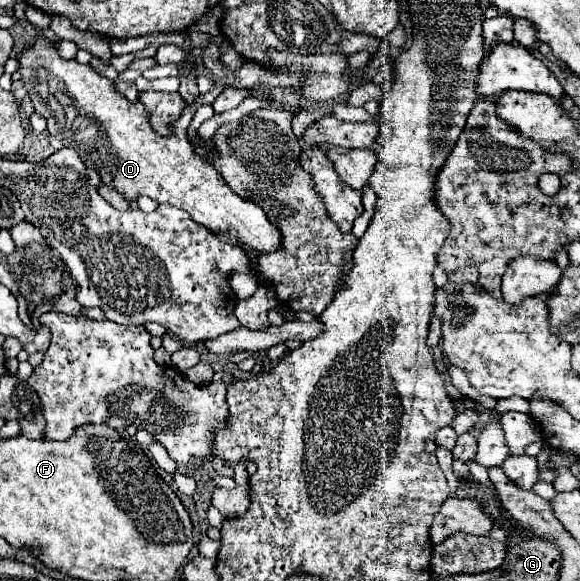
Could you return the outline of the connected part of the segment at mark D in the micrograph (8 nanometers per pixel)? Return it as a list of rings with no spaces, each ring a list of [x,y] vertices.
[[[42,34],[32,38],[30,46],[22,50],[18,72],[22,74],[24,88],[28,90],[28,98],[32,100],[36,112],[46,118],[48,132],[56,138],[60,132],[64,146],[74,148],[86,166],[96,168],[104,184],[114,186],[130,200],[136,200],[138,196],[150,196],[158,204],[182,208],[198,224],[206,226],[212,232],[230,232],[244,246],[250,246],[258,252],[274,252],[280,246],[278,228],[268,222],[266,212],[260,206],[244,202],[224,184],[212,164],[194,154],[192,142],[186,136],[186,128],[192,122],[196,110],[203,104],[211,105],[224,90],[224,86],[246,86],[260,90],[268,90],[274,86],[296,88],[300,80],[296,76],[270,74],[256,62],[244,62],[238,78],[226,80],[226,72],[218,62],[218,46],[214,44],[210,44],[202,52],[202,62],[214,74],[216,86],[206,95],[199,95],[193,104],[183,110],[178,122],[174,124],[174,136],[170,138],[160,138],[152,130],[148,112],[142,102],[128,102],[114,88],[114,82],[100,76],[98,70],[90,64],[62,58],[56,44]]]

